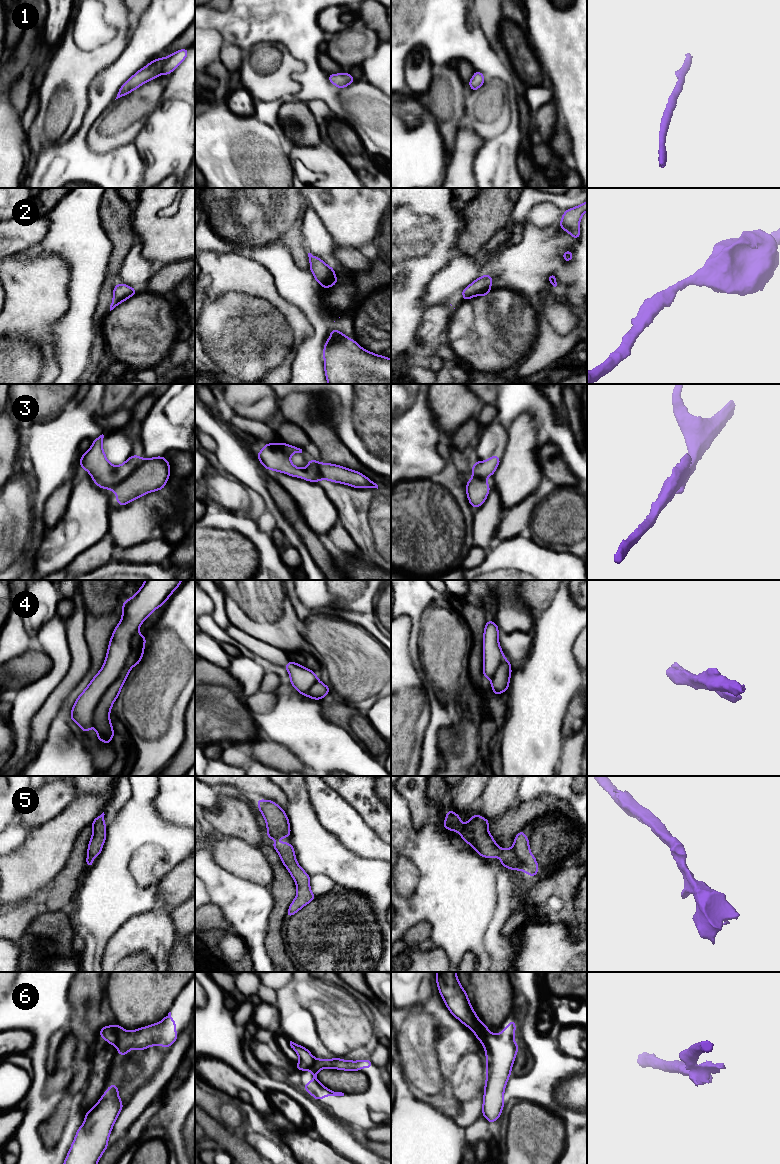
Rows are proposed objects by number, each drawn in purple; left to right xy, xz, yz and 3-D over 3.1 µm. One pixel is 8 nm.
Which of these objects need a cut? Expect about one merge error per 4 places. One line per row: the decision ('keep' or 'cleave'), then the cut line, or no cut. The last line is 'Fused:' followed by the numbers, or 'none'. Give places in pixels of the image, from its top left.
1: keep; cut none
2: keep; cut none
3: cleave; cut xy (143, 459), (123, 480), (110, 489)
4: cleave; cut xy (137, 631), (131, 638), (127, 664), (102, 696), (92, 719)
5: keep; cut none
6: cleave; cut yz (480, 1022), (480, 1031), (484, 1045)
Fused: 3, 4, 6

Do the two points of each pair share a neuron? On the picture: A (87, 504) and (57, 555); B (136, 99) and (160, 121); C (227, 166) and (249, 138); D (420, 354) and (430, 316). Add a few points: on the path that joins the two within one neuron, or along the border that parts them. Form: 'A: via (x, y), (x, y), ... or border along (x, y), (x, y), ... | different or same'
A: via (87, 517), (86, 521), (65, 542) | same
B: border along (162, 92), (160, 103), (138, 133) | different
C: via (234, 159), (243, 150), (245, 145) | same
D: via (425, 345), (430, 325) | same

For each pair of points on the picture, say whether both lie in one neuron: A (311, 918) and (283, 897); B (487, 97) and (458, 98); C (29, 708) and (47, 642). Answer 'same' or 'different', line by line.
A: different
B: different
C: same

